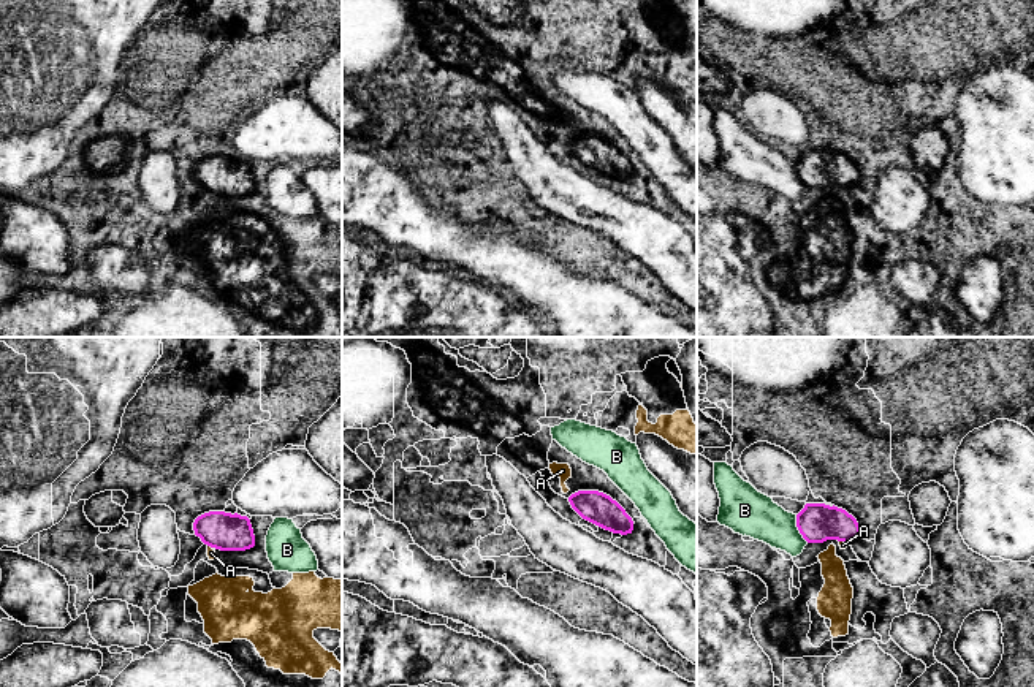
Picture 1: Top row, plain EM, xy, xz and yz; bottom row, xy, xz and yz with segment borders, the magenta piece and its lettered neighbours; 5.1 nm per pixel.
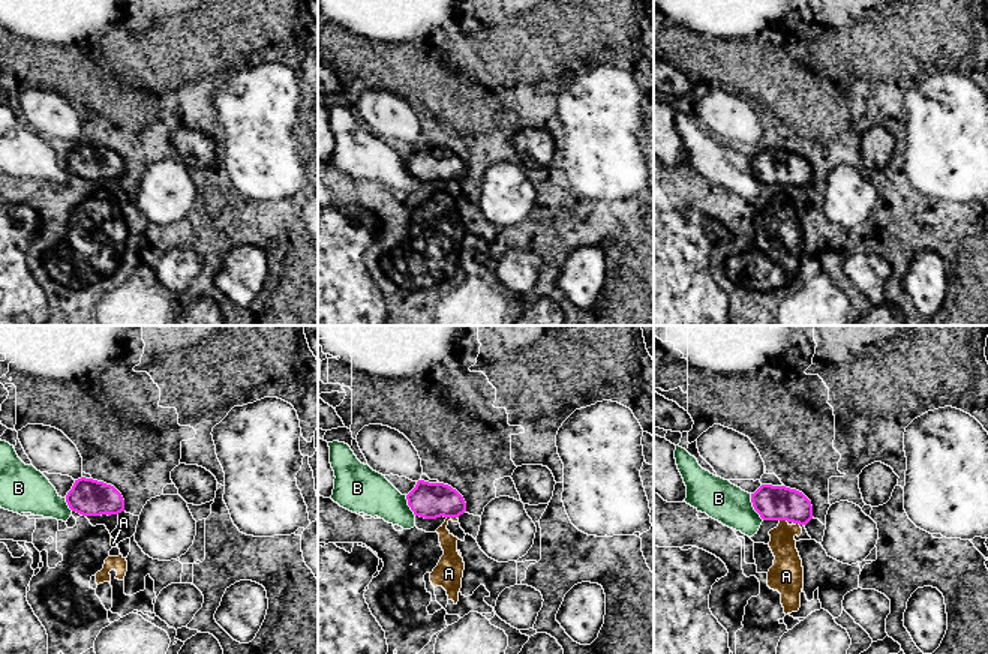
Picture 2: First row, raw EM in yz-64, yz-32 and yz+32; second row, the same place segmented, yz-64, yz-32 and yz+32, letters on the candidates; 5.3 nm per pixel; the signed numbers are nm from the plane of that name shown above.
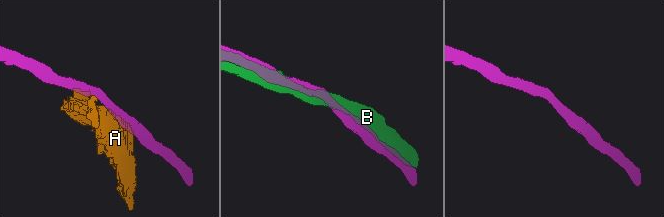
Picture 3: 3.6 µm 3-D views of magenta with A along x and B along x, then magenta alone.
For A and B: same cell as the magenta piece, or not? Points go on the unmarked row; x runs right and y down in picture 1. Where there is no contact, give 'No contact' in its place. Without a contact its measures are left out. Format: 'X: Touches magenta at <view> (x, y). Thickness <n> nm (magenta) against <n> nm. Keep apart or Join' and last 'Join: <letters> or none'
A: Touches magenta at yz (843, 185). Thickness 200 nm (magenta) against 40 nm. Keep apart
B: Touches magenta at yz (798, 174). Thickness 200 nm (magenta) against 220 nm. Keep apart
Join: none

